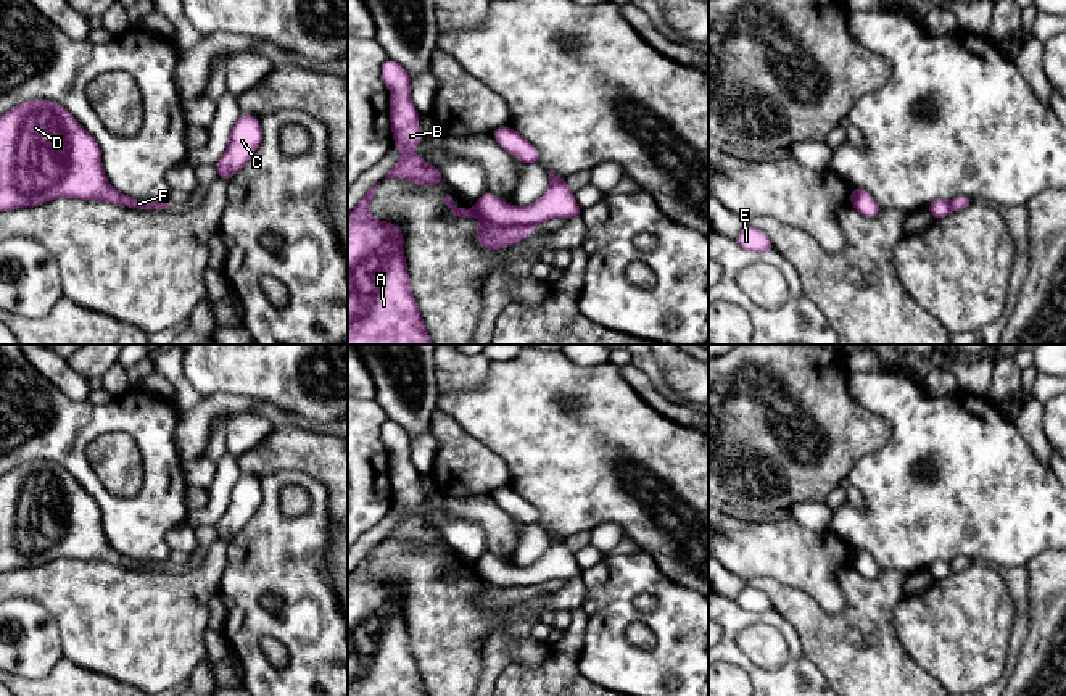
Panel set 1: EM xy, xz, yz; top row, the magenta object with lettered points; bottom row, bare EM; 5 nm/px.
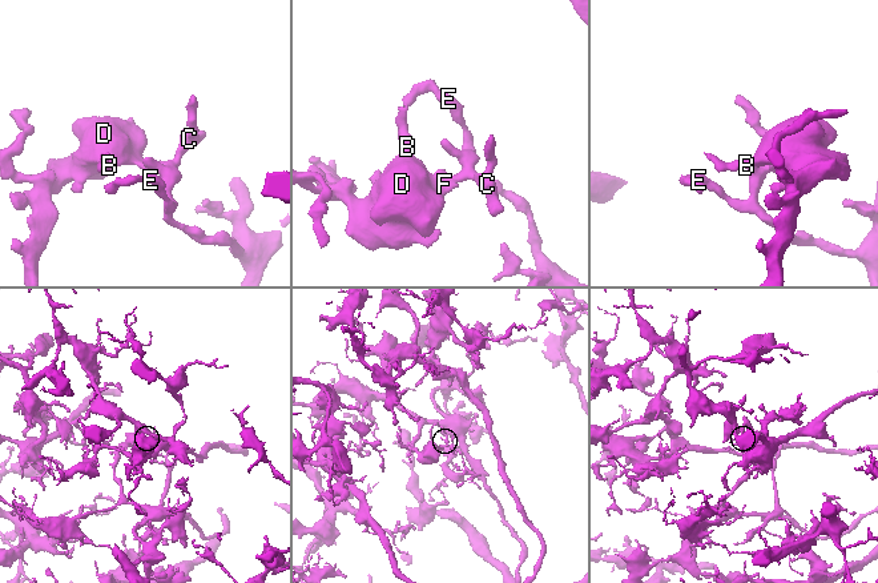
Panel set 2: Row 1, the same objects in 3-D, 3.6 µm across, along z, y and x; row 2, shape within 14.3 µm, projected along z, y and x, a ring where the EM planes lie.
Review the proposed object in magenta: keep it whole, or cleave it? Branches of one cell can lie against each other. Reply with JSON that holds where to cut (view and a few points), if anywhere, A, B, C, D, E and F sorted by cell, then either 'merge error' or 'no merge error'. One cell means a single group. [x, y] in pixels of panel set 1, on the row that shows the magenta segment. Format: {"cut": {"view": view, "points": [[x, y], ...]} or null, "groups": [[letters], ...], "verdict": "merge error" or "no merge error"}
{"cut": {"view": "xz", "points": [[482, 218], [503, 226], [530, 226]]}, "groups": [["A", "B", "D", "F"], ["C", "E"]], "verdict": "merge error"}

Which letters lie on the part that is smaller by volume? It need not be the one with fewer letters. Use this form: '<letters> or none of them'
C, E

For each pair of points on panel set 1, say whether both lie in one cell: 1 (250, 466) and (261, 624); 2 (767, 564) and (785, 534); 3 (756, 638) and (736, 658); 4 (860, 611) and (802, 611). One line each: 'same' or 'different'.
1: different
2: same
3: different
4: same

